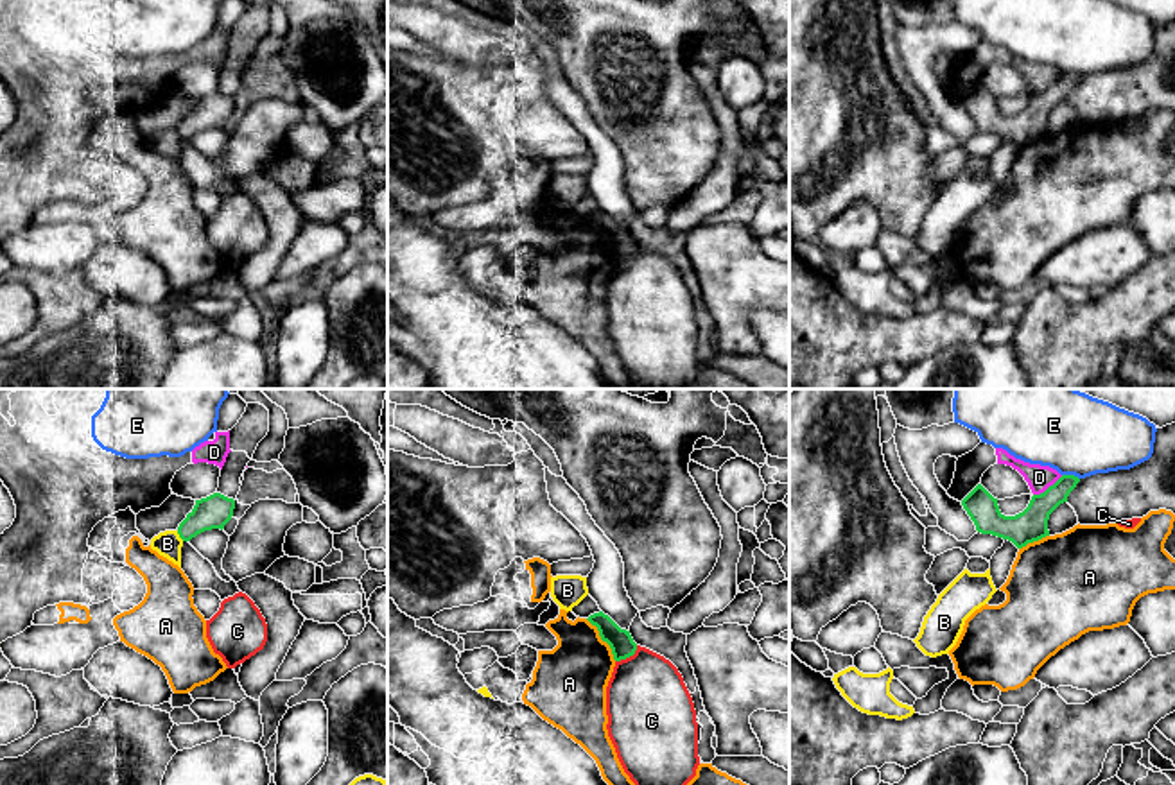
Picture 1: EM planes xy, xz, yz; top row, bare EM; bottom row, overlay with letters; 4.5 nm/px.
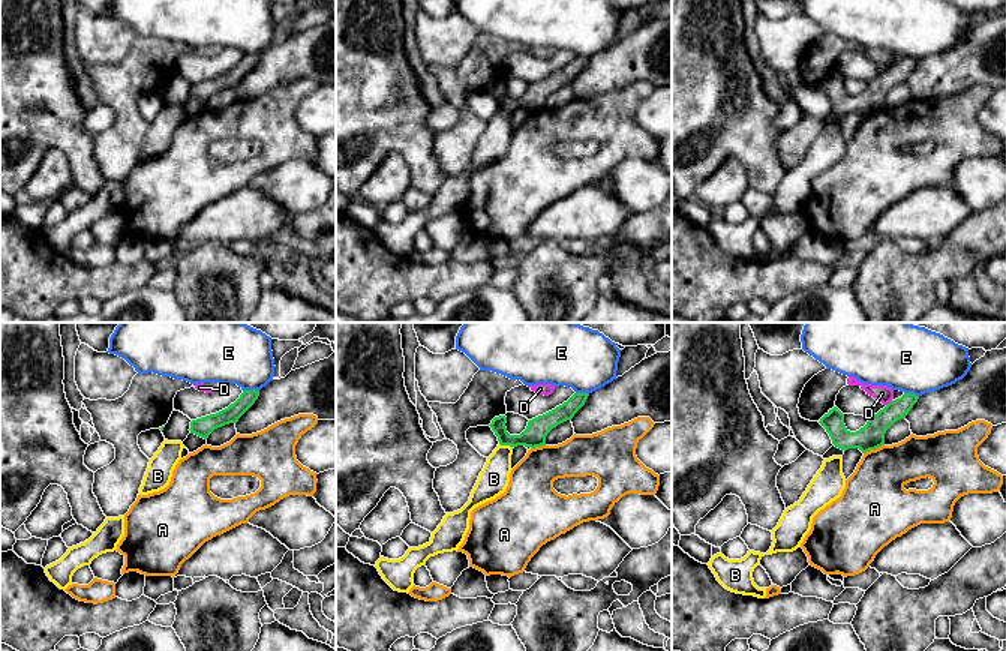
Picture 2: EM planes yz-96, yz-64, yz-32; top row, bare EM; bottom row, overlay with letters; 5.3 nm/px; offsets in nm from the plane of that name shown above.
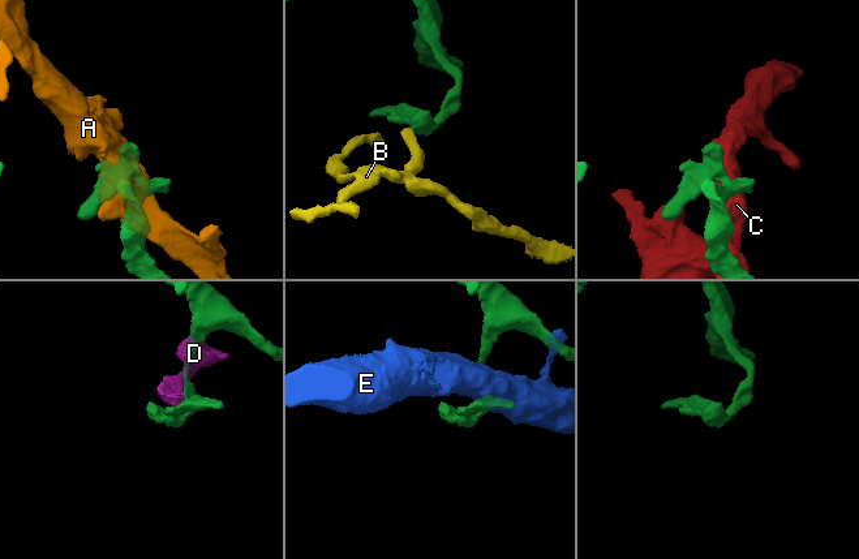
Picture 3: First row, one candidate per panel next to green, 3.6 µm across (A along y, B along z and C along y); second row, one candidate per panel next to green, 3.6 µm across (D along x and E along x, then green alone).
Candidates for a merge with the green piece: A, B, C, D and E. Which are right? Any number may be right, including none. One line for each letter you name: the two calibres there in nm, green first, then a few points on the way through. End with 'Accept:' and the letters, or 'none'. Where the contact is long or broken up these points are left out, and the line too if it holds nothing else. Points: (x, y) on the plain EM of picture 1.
Accept: none

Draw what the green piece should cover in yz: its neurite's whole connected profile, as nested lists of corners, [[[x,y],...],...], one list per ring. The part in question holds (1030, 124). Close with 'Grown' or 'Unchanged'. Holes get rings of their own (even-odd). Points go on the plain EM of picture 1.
[[[1062,73],[1044,91],[1033,93],[1028,106],[1015,113],[1005,115],[994,97],[981,82],[978,82],[962,104],[981,133],[992,133],[1012,140],[1017,147],[1049,134],[1049,113],[1064,100],[1080,81],[1075,73]]]. Unchanged

